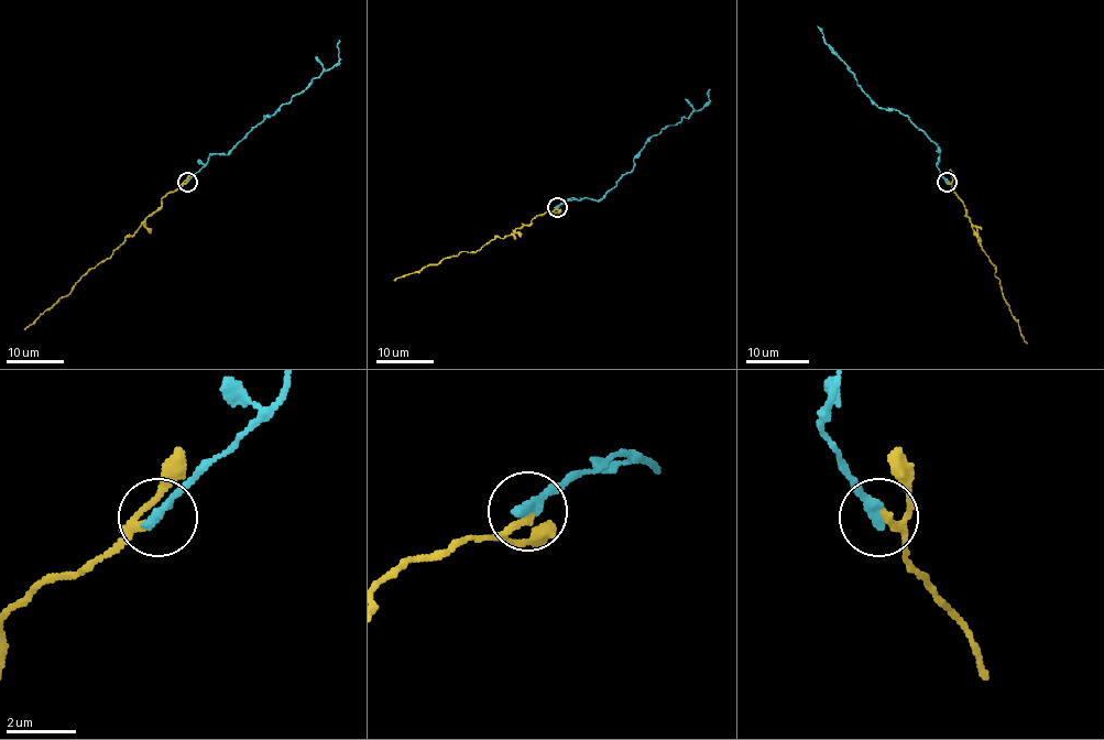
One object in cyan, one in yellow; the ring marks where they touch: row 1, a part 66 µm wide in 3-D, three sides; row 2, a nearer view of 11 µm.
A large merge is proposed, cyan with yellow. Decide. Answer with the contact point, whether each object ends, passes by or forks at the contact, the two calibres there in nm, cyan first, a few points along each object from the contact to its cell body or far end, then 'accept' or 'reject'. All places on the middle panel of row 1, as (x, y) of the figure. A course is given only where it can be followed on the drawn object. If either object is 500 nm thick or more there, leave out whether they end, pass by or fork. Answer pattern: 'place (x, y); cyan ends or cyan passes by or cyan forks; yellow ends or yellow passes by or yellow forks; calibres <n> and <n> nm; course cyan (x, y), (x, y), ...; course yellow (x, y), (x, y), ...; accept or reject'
place (557, 207); cyan ends; yellow passes by; calibres 320 and 150 nm; course cyan (556, 207), (570, 198), (598, 202), (633, 170), (634, 156), (654, 134), (699, 110), (709, 100), (709, 89); course yellow (556, 208), (539, 214), (531, 224), (517, 227), (502, 238), (494, 237), (479, 250), (460, 251), (394, 280); accept

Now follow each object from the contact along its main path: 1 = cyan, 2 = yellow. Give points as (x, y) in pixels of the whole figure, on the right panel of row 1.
1: (947, 182), (937, 165), (940, 149), (905, 116), (881, 109), (817, 25)
2: (948, 182), (962, 202), (981, 240), (980, 245), (996, 270), (995, 275), (1027, 344)

